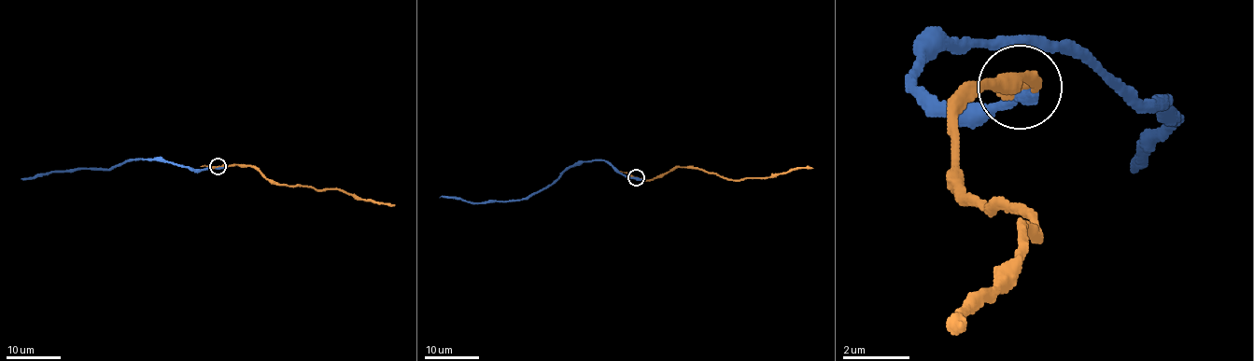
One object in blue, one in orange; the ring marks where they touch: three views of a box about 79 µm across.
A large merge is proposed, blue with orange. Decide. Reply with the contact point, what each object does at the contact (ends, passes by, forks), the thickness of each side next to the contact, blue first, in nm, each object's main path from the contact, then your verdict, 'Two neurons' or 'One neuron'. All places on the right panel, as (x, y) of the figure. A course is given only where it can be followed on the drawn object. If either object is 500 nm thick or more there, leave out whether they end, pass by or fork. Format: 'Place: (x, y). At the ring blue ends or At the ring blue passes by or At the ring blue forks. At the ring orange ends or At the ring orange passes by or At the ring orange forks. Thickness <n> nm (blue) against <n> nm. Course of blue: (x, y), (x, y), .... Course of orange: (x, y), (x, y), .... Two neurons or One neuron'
Place: (1020, 87). At the ring blue passes by. At the ring orange passes by. Thickness 360 nm (blue) against 180 nm. Course of blue: (1021, 90), (1005, 106), (937, 106), (912, 90), (912, 73), (946, 48), (1063, 48), (1173, 115), (1139, 165). Course of orange: (1021, 90), (979, 90), (954, 115), (954, 182), (988, 207), (1021, 207), (1030, 232), (963, 325). One neuron

